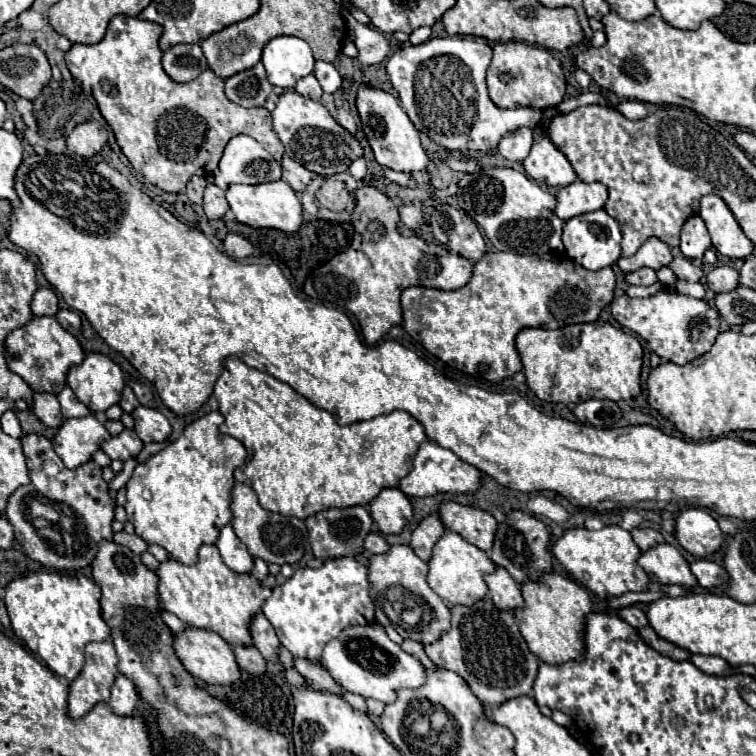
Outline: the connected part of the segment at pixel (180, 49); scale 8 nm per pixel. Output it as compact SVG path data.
M178 44L164 52L162 66L172 80L190 82L208 68L208 62L198 44Z

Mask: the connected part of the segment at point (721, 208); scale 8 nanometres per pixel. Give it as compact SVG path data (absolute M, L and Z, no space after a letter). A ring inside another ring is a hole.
M706 194L700 200L700 218L712 236L712 246L718 254L728 258L746 258L752 254L754 244L746 238L726 202L716 194Z

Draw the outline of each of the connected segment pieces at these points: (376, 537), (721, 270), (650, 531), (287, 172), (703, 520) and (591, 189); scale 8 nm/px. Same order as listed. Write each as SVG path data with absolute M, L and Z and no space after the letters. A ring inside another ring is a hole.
M370 532L364 540L364 548L370 552L370 554L382 554L388 550L388 544L386 540L378 534L378 532Z
M716 266L706 274L706 288L712 290L714 294L720 292L732 292L740 282L738 282L738 272L730 266Z
M634 528L632 538L634 538L634 542L636 542L636 546L640 550L648 550L648 548L664 542L662 534L658 530L654 530L654 528Z
M284 156L282 158L282 180L286 184L290 184L296 192L302 192L308 186L308 182L312 180L312 172L308 172L302 164L294 162L292 158Z
M686 508L676 518L678 544L696 558L706 558L722 544L722 530L716 520L702 508Z
M576 180L570 186L564 186L560 190L554 212L560 220L566 222L574 216L604 208L606 200L608 200L608 188L604 184L600 184L600 182L586 184L582 180Z

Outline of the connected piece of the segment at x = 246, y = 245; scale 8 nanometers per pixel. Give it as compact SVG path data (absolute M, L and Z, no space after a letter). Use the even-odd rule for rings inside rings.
M230 232L224 238L224 248L236 260L244 260L244 258L252 256L252 252L254 252L254 246L246 238L242 238L240 234L234 234L234 232Z

